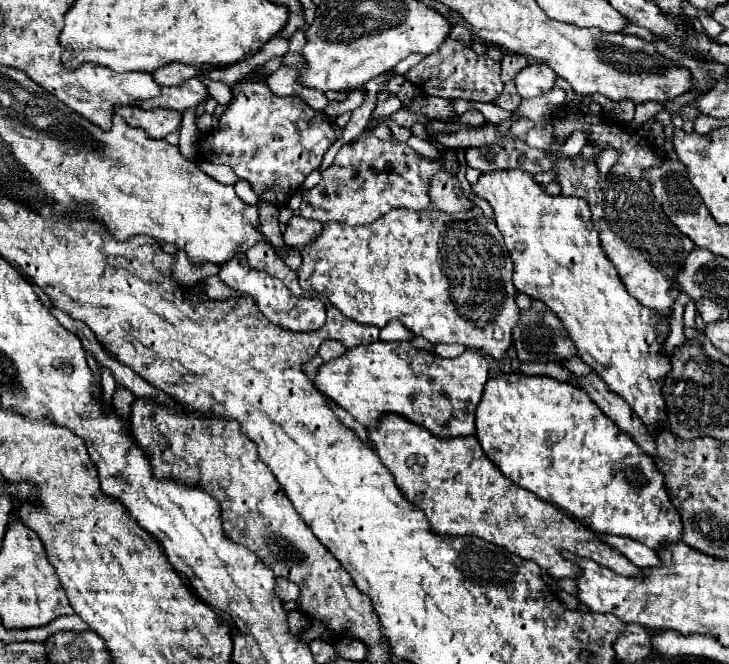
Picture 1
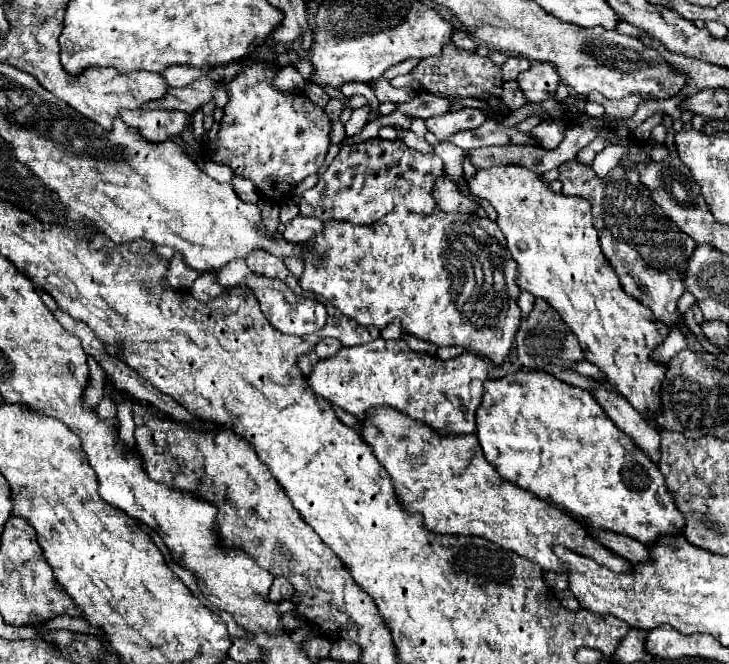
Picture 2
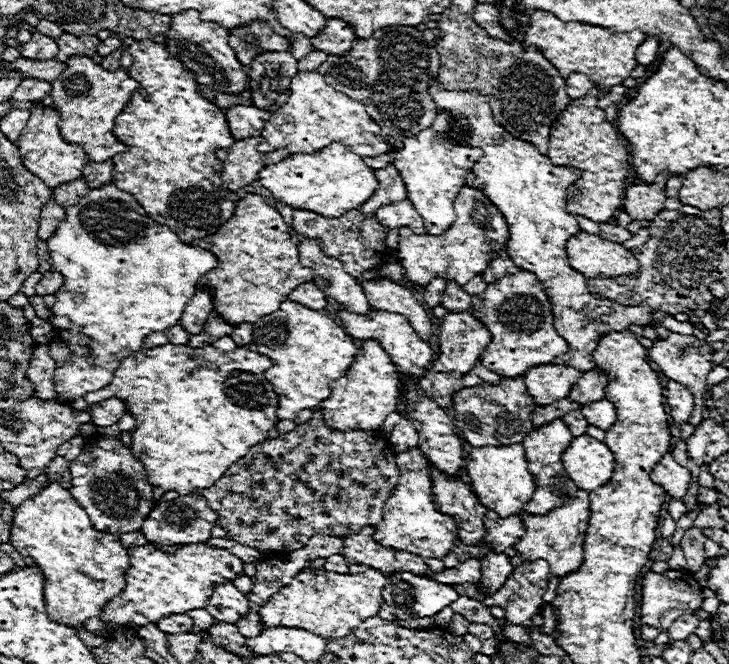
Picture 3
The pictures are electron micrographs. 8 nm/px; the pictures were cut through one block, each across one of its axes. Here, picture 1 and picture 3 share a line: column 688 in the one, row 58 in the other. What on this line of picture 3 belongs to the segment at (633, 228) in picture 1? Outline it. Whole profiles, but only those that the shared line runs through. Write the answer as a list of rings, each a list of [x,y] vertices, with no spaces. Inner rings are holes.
[[[252,22],[244,28],[230,30],[230,46],[236,50],[244,68],[250,70],[252,60],[262,50],[288,50],[288,38],[276,36],[268,24]]]

